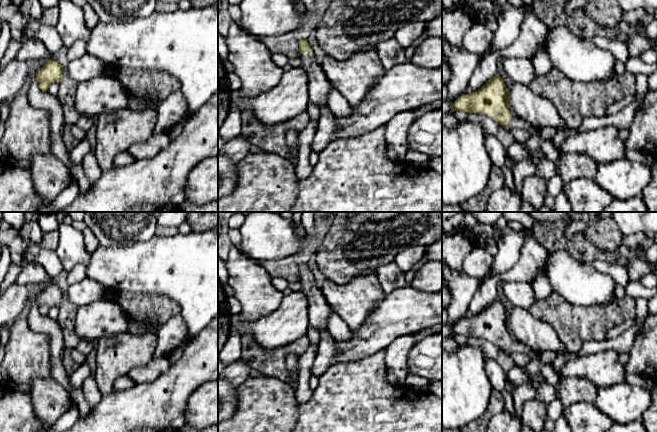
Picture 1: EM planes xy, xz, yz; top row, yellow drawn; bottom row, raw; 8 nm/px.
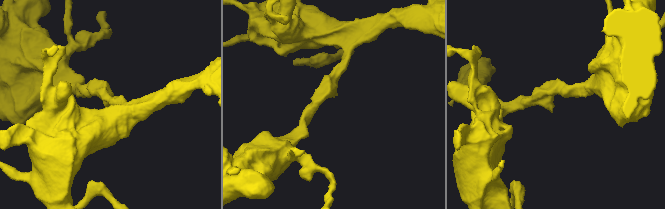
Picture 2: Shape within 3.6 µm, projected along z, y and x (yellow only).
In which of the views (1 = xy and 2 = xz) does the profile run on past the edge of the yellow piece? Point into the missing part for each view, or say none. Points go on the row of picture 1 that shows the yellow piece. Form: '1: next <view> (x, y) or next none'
1: next none
2: next xz (319, 87)

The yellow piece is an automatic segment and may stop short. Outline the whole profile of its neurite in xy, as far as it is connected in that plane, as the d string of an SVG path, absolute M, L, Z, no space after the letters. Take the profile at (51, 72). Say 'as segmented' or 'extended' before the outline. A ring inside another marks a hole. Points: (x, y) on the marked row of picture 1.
as segmented | M48 61L42 68L37 71L36 80L38 87L42 91L46 92L52 83L60 82L63 73L63 68L57 61Z

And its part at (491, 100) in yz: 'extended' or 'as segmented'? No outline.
extended

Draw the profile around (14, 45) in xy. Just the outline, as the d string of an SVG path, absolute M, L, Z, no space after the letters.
M24 38L18 39L18 40L12 40L10 41L8 48L0 60L0 68L5 67L10 61L16 58L17 52L23 42Z

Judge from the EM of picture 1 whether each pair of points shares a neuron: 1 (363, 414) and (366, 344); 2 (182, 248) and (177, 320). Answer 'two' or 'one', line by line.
1: two
2: two

